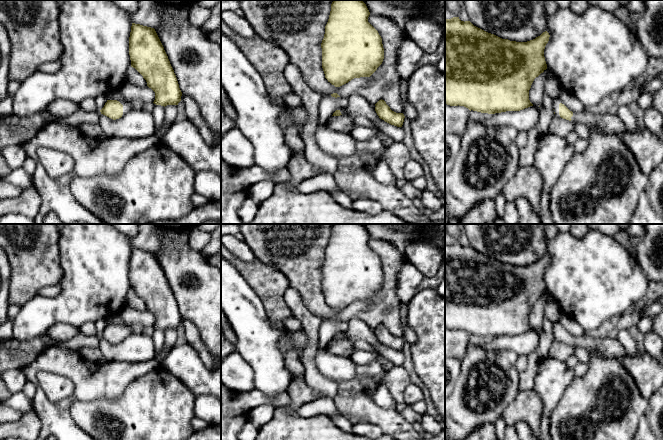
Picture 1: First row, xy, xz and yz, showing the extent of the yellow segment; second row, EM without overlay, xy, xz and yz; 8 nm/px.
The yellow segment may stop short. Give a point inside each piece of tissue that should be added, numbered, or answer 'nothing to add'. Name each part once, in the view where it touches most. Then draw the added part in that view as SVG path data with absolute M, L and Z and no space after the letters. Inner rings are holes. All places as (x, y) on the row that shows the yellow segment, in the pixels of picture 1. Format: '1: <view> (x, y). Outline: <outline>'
1: yz (557, 101). Outline: M560 98L554 99L554 100L553 100L553 103L552 103L552 107L553 107L554 112L555 112L554 116L556 116L556 117L560 117L560 115L559 115L559 104L560 104L560 103L564 104L564 103L560 100Z

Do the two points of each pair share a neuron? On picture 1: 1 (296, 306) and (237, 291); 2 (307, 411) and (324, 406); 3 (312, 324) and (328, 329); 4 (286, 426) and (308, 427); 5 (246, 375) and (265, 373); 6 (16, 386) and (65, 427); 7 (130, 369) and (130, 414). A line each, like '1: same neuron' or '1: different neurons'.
1: different neurons
2: same neuron
3: different neurons
4: same neuron
5: different neurons
6: different neurons
7: different neurons

